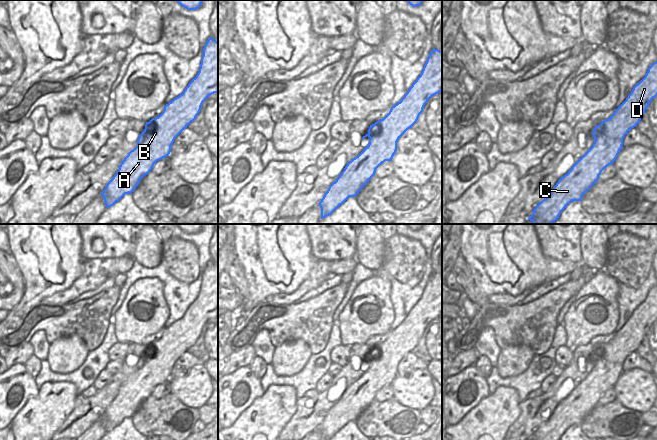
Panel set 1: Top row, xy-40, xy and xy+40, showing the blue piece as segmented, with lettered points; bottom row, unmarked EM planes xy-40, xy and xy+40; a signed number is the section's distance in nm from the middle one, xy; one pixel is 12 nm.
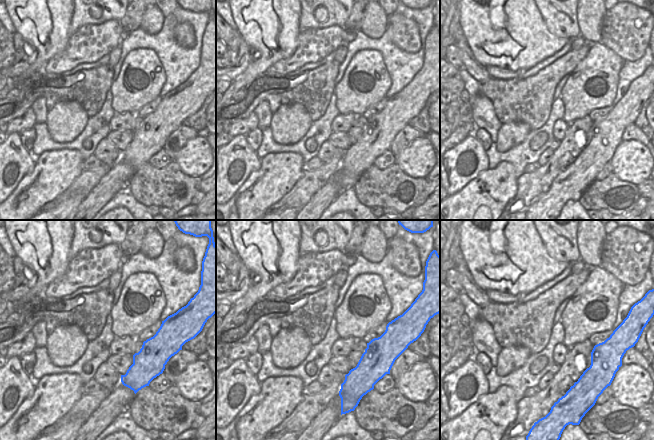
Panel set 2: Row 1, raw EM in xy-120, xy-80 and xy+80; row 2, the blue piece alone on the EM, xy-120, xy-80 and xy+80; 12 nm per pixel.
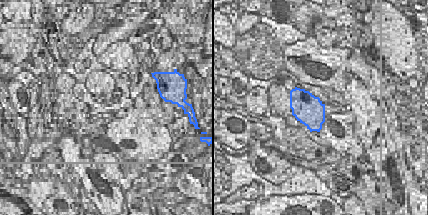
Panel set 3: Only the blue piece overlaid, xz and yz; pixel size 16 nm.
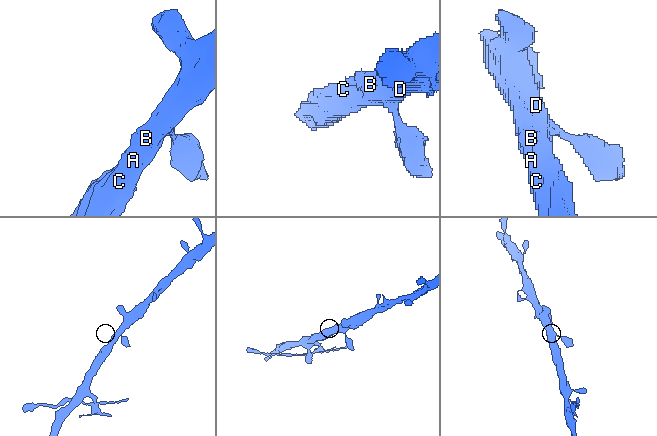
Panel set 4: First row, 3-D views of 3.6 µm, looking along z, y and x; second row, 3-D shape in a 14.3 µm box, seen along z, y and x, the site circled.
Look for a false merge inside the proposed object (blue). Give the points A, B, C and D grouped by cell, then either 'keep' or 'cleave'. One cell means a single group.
A B C D; keep

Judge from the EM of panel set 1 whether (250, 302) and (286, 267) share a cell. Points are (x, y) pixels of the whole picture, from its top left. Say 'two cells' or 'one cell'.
one cell

